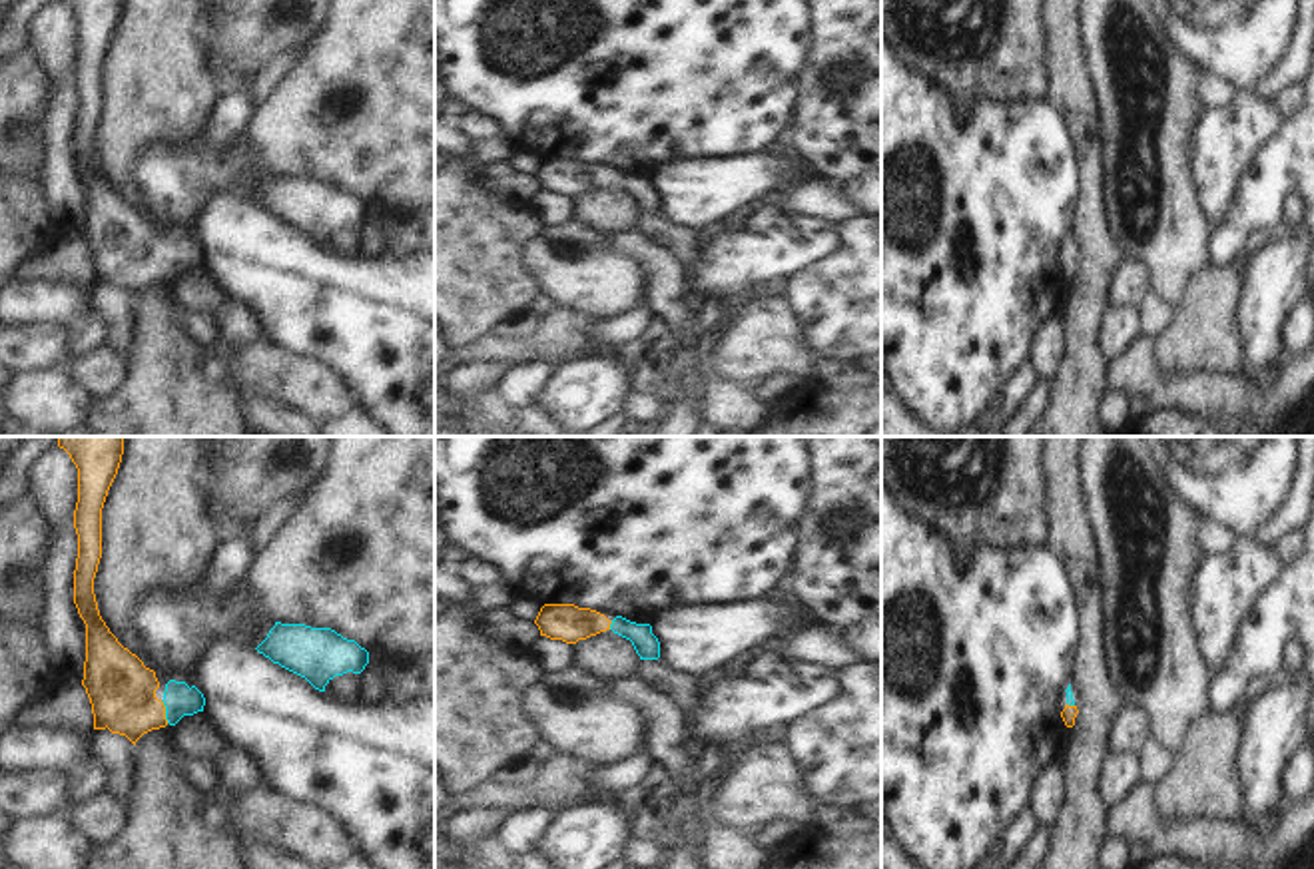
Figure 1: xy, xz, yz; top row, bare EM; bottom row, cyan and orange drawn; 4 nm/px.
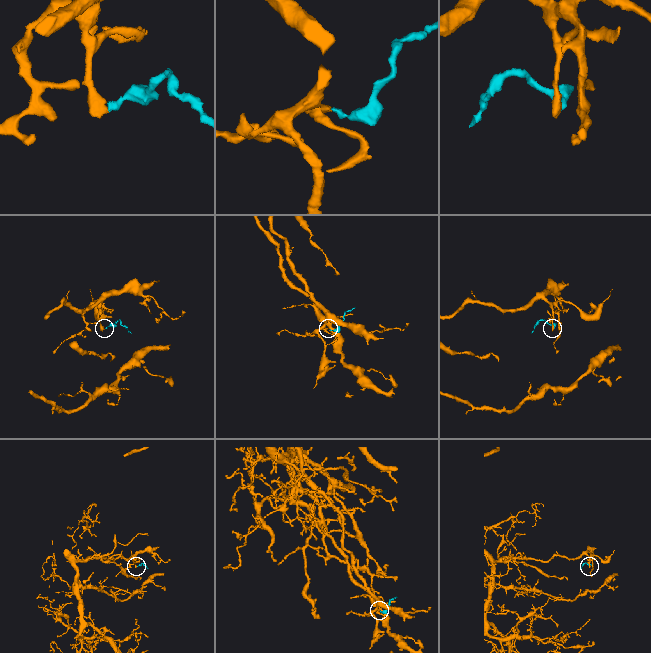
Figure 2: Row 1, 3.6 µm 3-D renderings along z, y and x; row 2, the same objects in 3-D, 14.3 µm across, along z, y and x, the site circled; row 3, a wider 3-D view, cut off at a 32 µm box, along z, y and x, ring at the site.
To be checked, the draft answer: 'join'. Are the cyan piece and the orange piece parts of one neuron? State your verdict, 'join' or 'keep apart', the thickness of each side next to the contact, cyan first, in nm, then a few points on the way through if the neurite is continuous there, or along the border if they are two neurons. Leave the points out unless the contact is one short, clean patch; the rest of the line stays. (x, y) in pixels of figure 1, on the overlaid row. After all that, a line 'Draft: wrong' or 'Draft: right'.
join | 130/280 nm | across xy (180, 700), (166, 712), (142, 712), (122, 692)
Draft: right

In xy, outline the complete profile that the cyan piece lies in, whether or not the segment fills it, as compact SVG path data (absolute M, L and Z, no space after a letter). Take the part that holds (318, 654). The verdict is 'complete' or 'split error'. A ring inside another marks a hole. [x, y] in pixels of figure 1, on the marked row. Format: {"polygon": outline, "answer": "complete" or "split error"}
{"polygon": "M275 622L255 650L273 664L305 678L319 692L325 692L335 676L361 674L369 664L369 652L355 640L347 640L331 628L305 624Z", "answer": "complete"}

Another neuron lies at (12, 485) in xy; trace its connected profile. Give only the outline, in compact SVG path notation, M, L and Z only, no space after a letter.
M22 436L8 452L8 464L0 472L0 506L12 504L28 494L26 474L30 466L52 446L58 436Z

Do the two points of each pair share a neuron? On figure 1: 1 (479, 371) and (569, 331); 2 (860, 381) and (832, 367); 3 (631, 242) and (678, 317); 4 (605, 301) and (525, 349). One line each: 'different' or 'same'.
1: different
2: same
3: same
4: different

